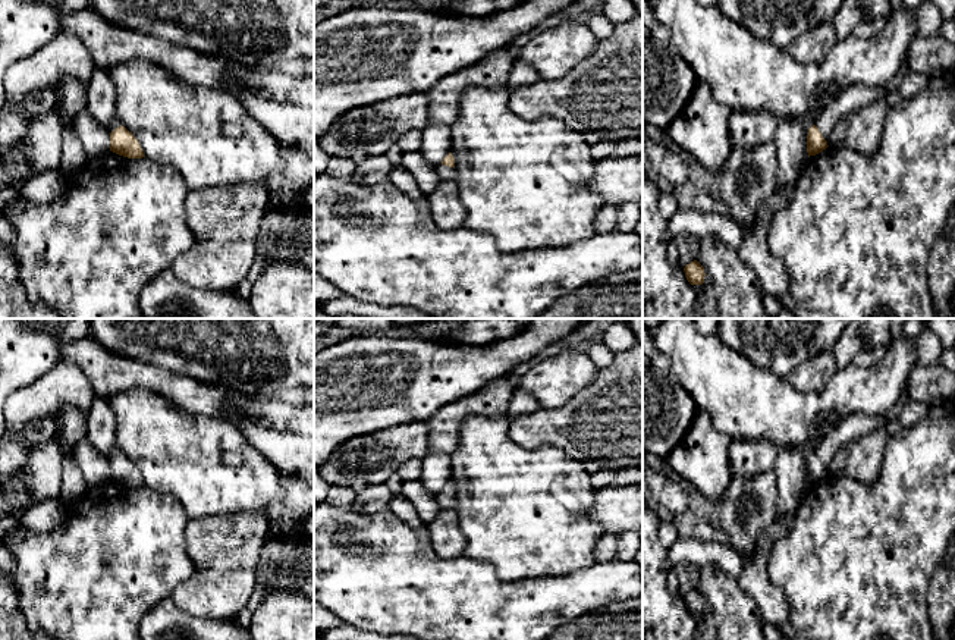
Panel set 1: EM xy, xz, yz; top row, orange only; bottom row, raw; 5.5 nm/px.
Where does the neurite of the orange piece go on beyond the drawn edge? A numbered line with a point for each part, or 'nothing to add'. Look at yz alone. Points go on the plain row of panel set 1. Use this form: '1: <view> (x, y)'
1: yz (855, 426)

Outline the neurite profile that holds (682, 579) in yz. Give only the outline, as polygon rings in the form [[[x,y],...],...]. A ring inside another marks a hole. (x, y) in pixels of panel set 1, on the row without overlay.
[[[679,564],[667,572],[667,589],[673,596],[684,597],[697,589],[700,567],[695,564]]]

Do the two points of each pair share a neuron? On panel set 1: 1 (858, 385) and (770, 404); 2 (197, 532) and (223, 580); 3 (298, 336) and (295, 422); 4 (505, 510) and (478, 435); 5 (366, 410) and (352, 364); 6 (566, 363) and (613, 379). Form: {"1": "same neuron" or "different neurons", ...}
{"1": "same neuron", "2": "same neuron", "3": "different neurons", "4": "same neuron", "5": "same neuron", "6": "different neurons"}

